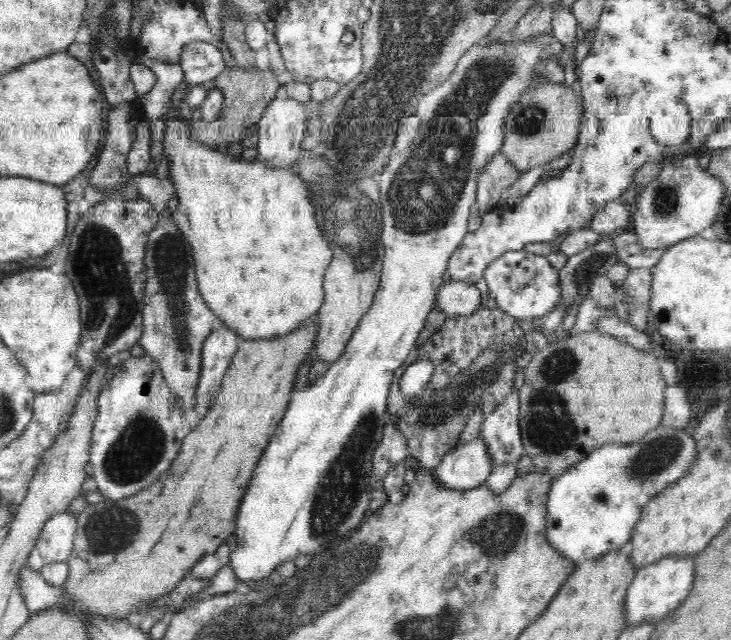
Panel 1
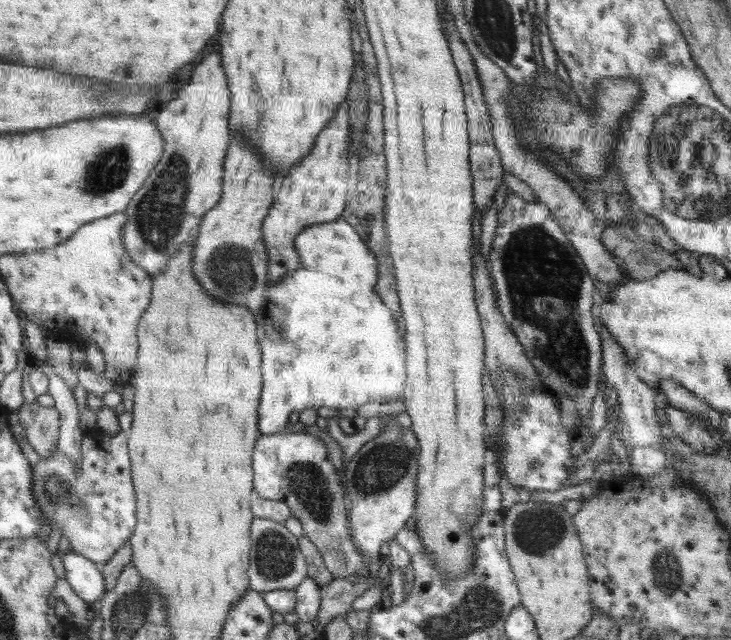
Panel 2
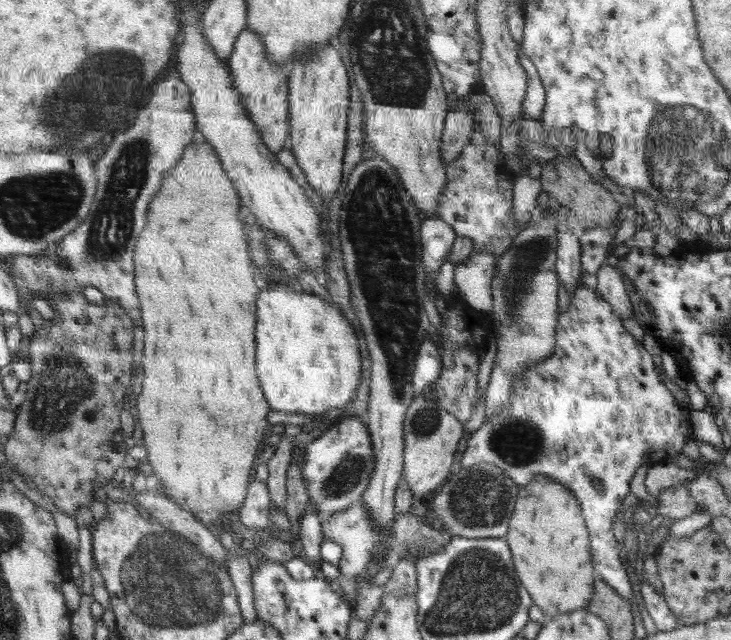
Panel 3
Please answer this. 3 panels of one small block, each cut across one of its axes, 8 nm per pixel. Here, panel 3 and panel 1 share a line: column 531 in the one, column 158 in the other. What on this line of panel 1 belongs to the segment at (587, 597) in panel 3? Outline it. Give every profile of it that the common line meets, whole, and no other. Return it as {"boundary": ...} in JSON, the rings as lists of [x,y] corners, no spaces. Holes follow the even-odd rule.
{"boundary":[[[316,315],[288,334],[244,339],[224,375],[220,392],[208,412],[186,436],[179,457],[160,481],[120,501],[104,499],[88,505],[77,516],[73,547],[67,558],[69,576],[63,587],[86,614],[126,619],[154,596],[171,591],[206,553],[213,553],[236,530],[236,518],[252,475],[267,449],[291,401],[299,367],[311,356],[318,336]]]}

